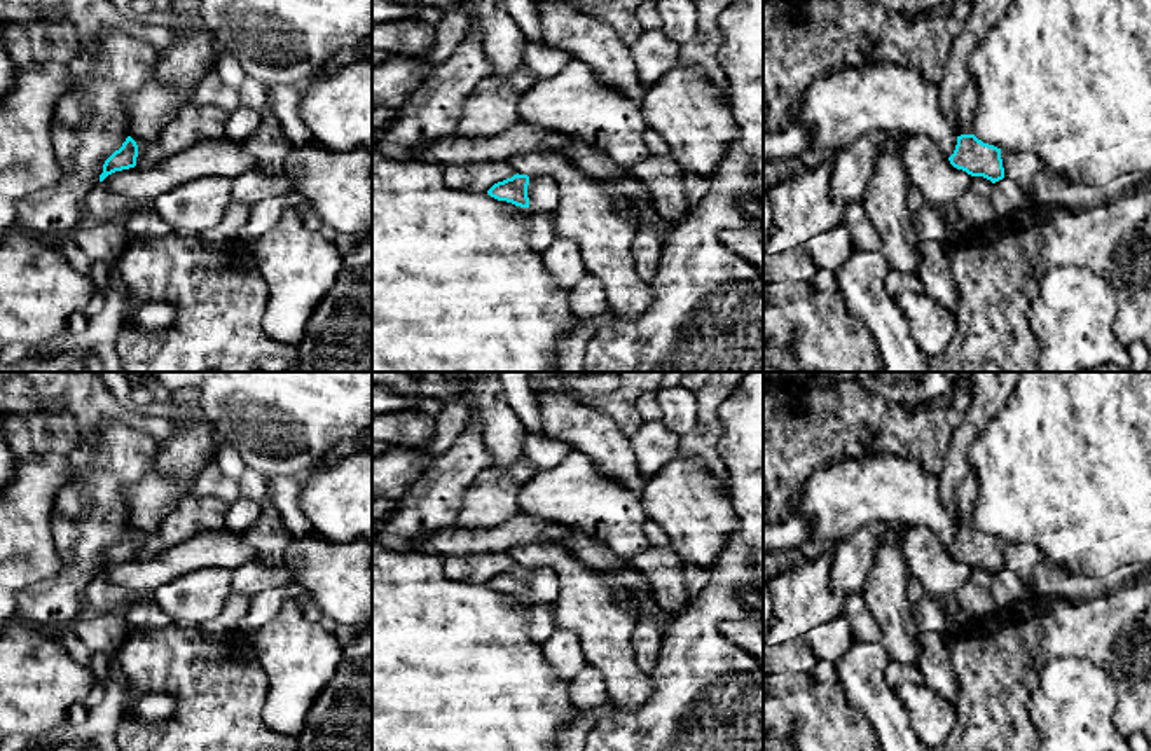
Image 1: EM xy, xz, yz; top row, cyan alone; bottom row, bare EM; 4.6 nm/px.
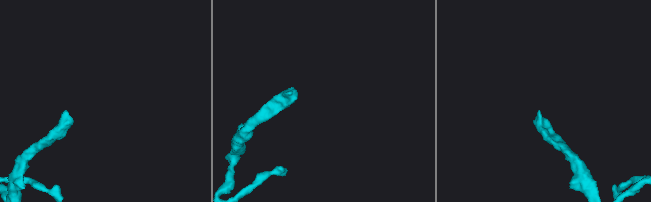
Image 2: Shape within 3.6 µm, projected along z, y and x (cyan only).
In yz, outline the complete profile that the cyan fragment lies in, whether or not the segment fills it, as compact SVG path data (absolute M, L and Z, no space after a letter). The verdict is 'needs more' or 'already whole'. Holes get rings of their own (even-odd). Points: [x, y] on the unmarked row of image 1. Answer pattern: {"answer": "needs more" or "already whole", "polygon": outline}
{"answer": "needs more", "polygon": "M971 472L955 491L957 536L948 548L950 555L971 568L983 568L992 575L1004 569L1001 540L983 534L975 527L973 506L978 496L978 482Z"}

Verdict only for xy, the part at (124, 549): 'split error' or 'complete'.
split error

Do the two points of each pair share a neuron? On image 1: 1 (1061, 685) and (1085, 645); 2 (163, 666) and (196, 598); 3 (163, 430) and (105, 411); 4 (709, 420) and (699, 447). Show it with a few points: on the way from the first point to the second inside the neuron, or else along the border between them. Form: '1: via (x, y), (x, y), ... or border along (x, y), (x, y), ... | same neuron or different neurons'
1: border along (1061, 657), (1090, 661), (1101, 666), (1111, 680) | different neurons
2: border along (187, 624), (198, 626) | different neurons
3: via (149, 425), (119, 414) | same neuron
4: via (708, 427), (703, 440) | same neuron

